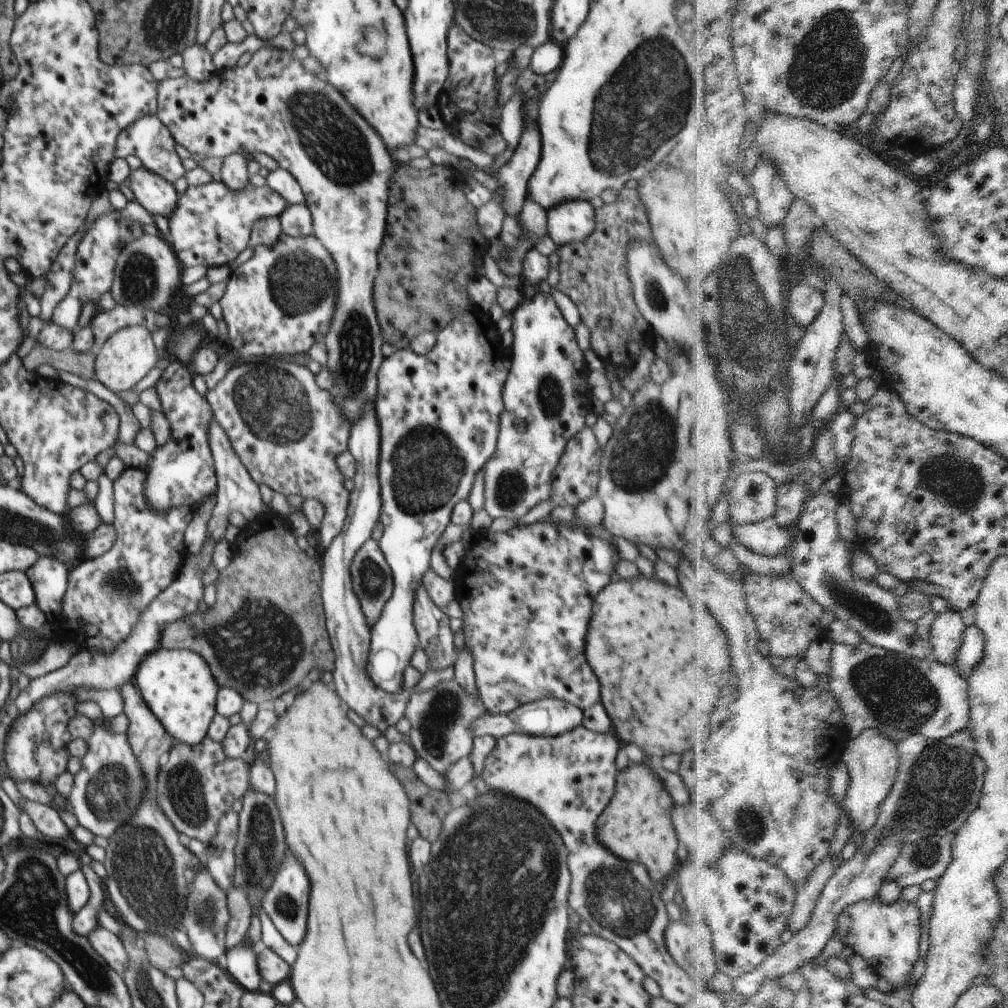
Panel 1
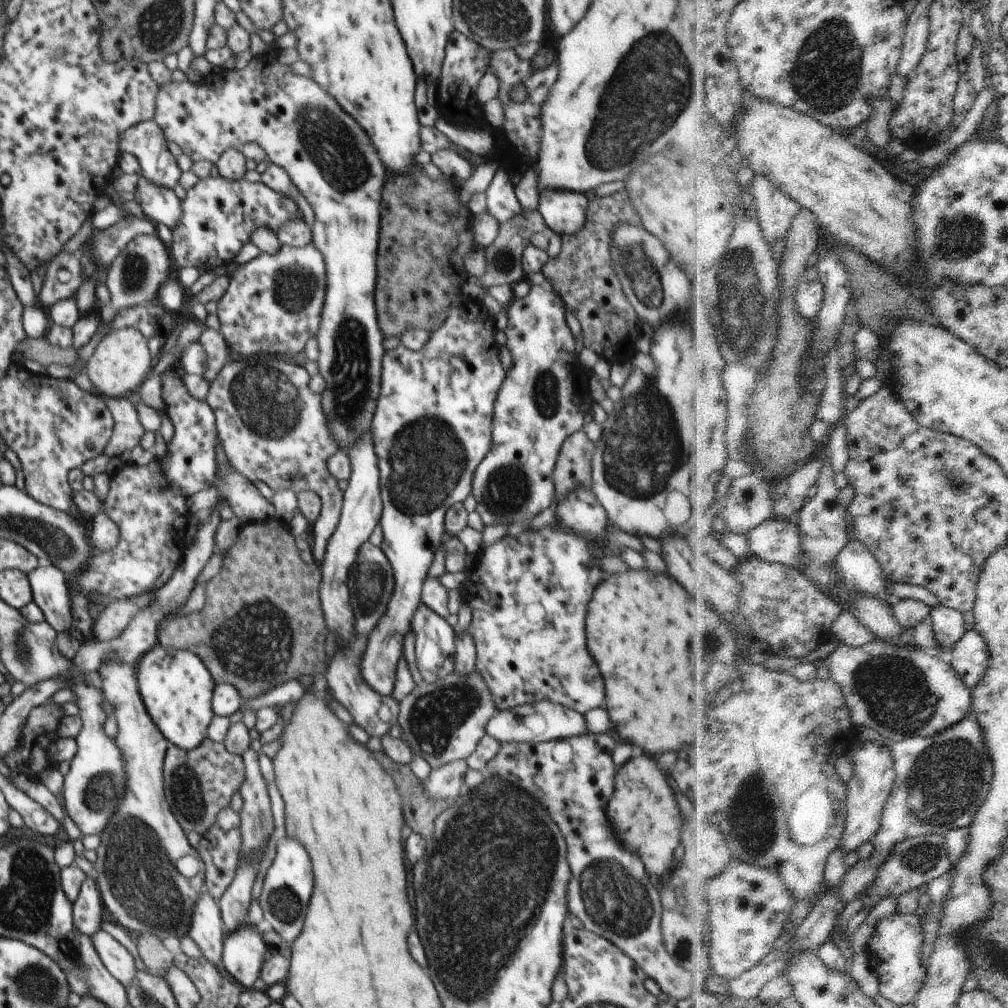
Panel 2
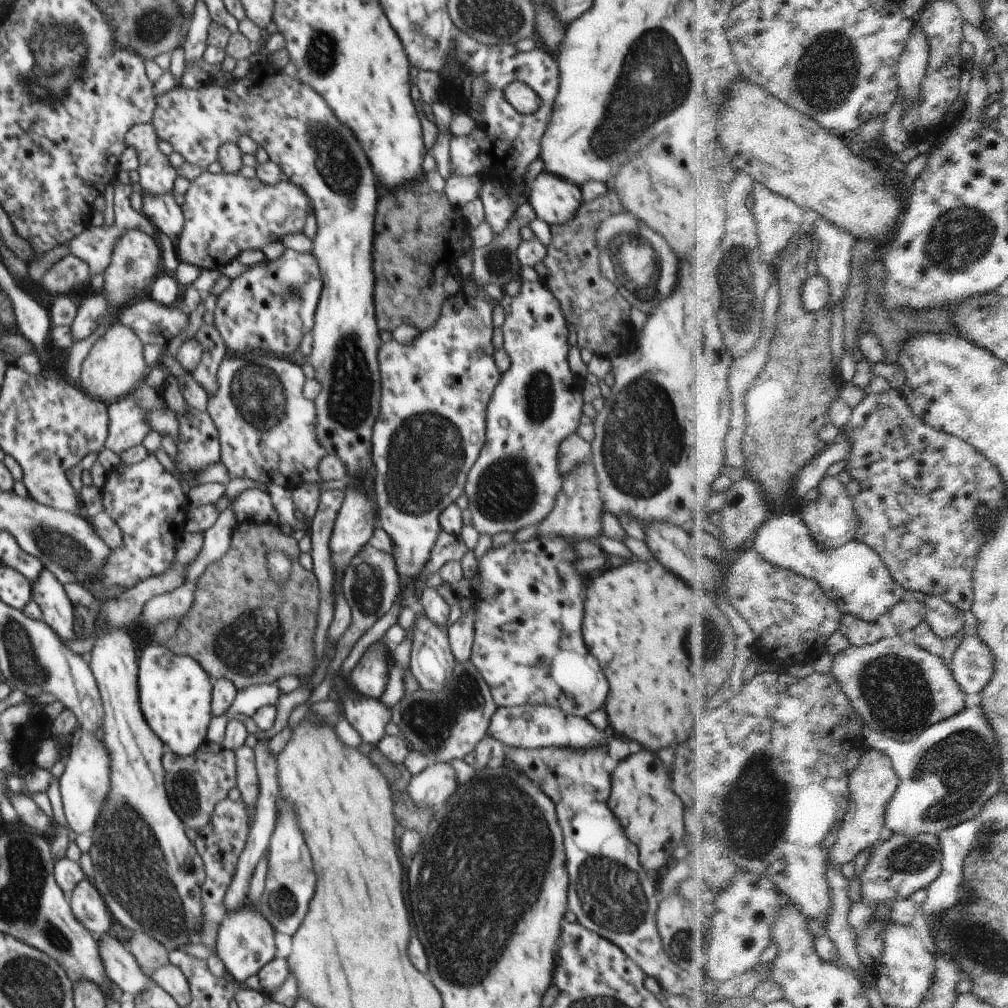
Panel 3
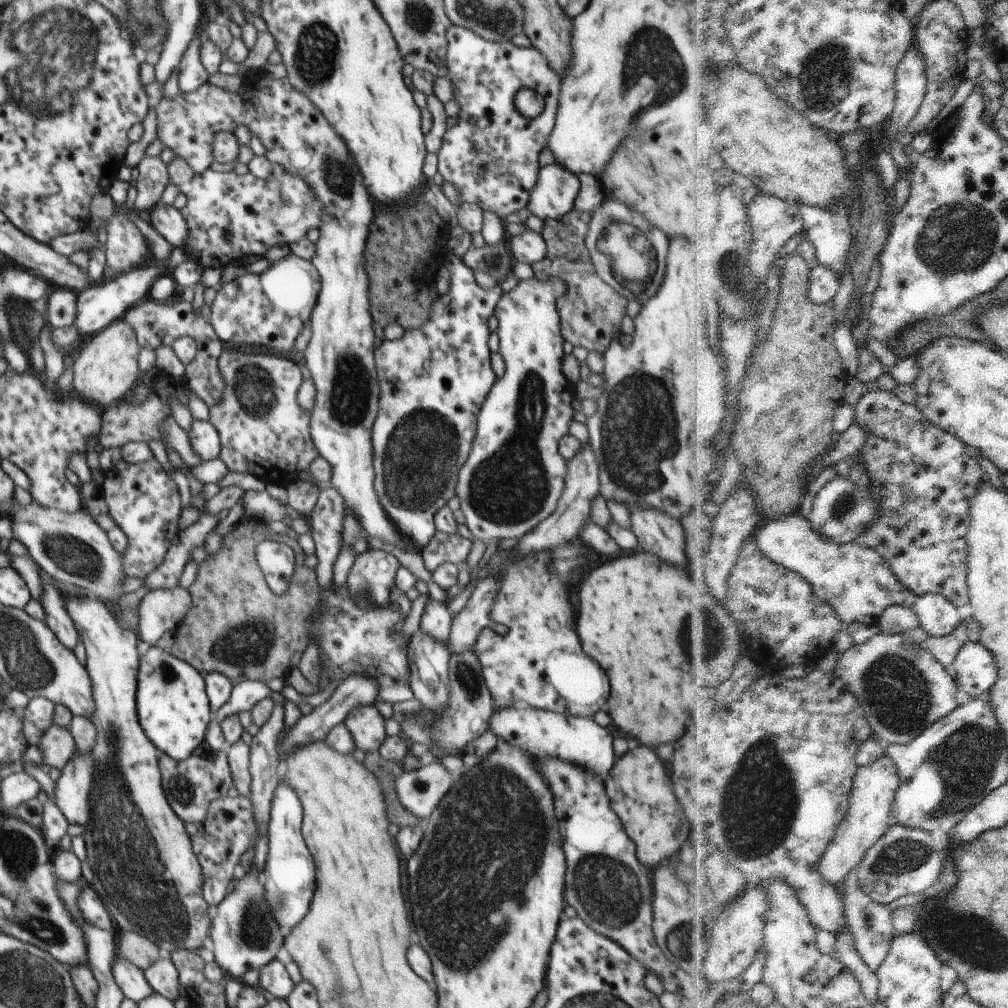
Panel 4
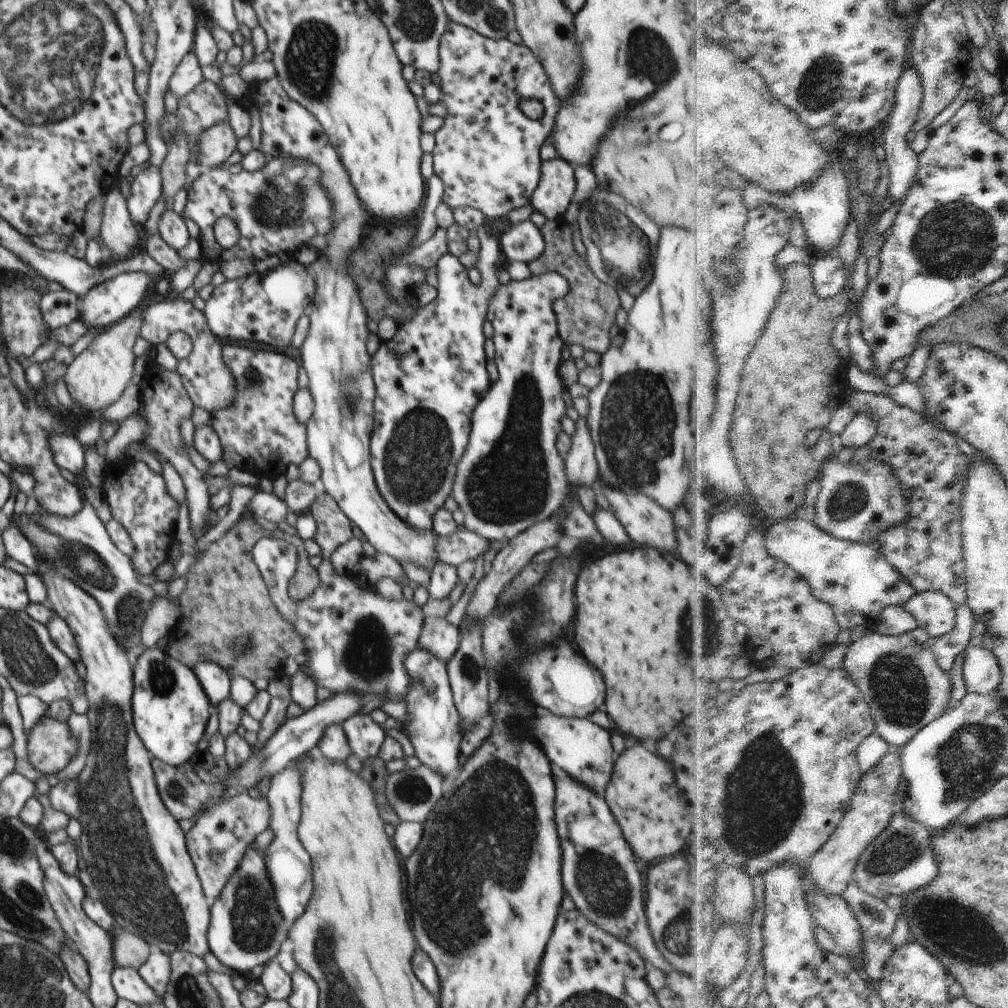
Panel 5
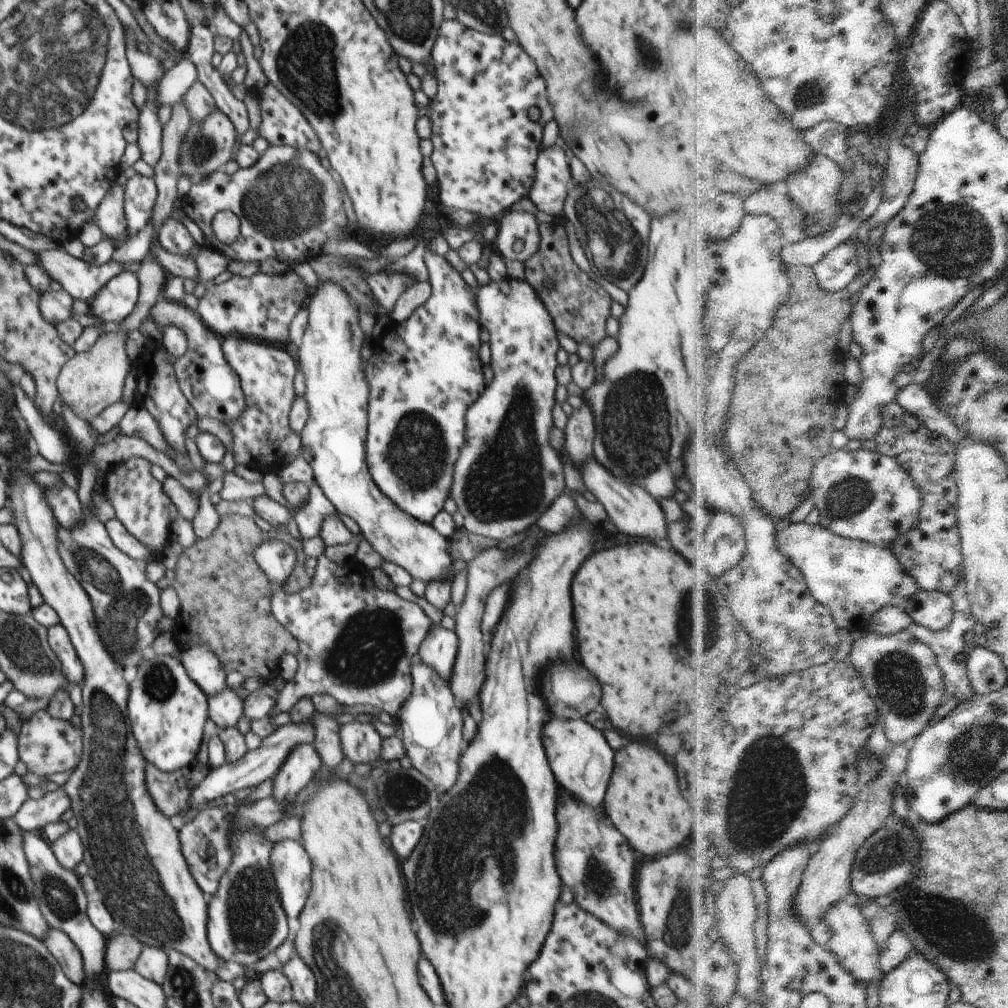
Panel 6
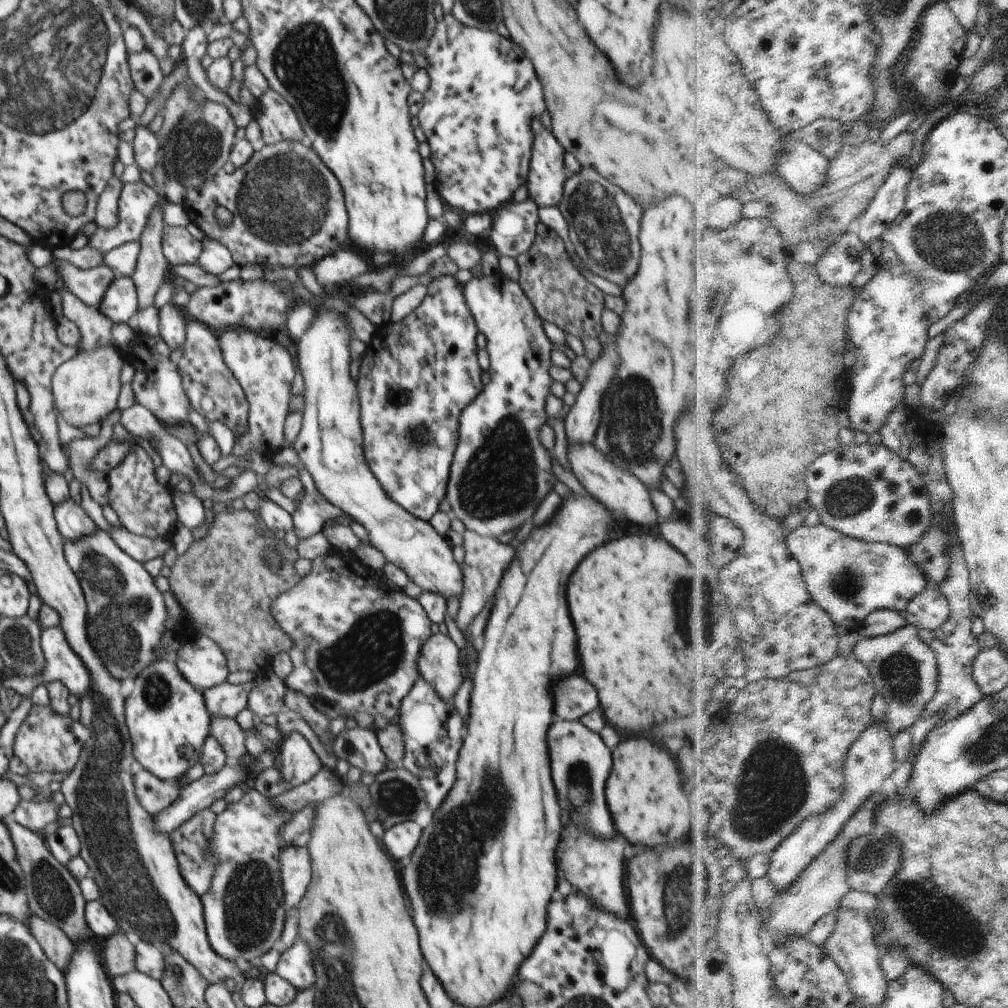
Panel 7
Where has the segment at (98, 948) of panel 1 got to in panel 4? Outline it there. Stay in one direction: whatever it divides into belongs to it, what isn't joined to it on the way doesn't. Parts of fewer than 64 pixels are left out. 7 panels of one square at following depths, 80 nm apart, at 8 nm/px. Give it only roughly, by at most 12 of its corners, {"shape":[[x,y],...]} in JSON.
{"shape":[[115,952],[111,971],[126,999],[148,998],[145,974]]}

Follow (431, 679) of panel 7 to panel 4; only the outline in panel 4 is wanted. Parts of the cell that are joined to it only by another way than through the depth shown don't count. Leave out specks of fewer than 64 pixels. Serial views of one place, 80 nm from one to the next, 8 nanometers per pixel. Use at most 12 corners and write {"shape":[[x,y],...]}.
{"shape":[[430,599],[420,630],[449,648],[453,616],[445,603]]}

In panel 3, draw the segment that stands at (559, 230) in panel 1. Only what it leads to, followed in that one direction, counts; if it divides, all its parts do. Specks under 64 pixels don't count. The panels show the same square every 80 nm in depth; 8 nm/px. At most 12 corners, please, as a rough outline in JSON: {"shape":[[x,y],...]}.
{"shape":[[540,173],[527,201],[550,226],[571,221],[580,187]]}

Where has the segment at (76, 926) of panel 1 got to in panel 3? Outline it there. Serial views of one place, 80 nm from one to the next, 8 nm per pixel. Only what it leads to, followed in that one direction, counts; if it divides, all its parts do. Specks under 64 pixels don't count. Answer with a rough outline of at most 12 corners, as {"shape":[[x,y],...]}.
{"shape":[[91,879],[76,885],[69,903],[78,922],[98,938],[108,932],[103,896]]}

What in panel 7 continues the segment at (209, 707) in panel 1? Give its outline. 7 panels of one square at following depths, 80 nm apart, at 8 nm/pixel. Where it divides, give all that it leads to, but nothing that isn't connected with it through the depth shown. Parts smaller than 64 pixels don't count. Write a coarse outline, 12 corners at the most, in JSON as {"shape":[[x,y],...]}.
{"shape":[[174,661],[125,698],[134,758],[176,780],[201,760],[212,718]]}

